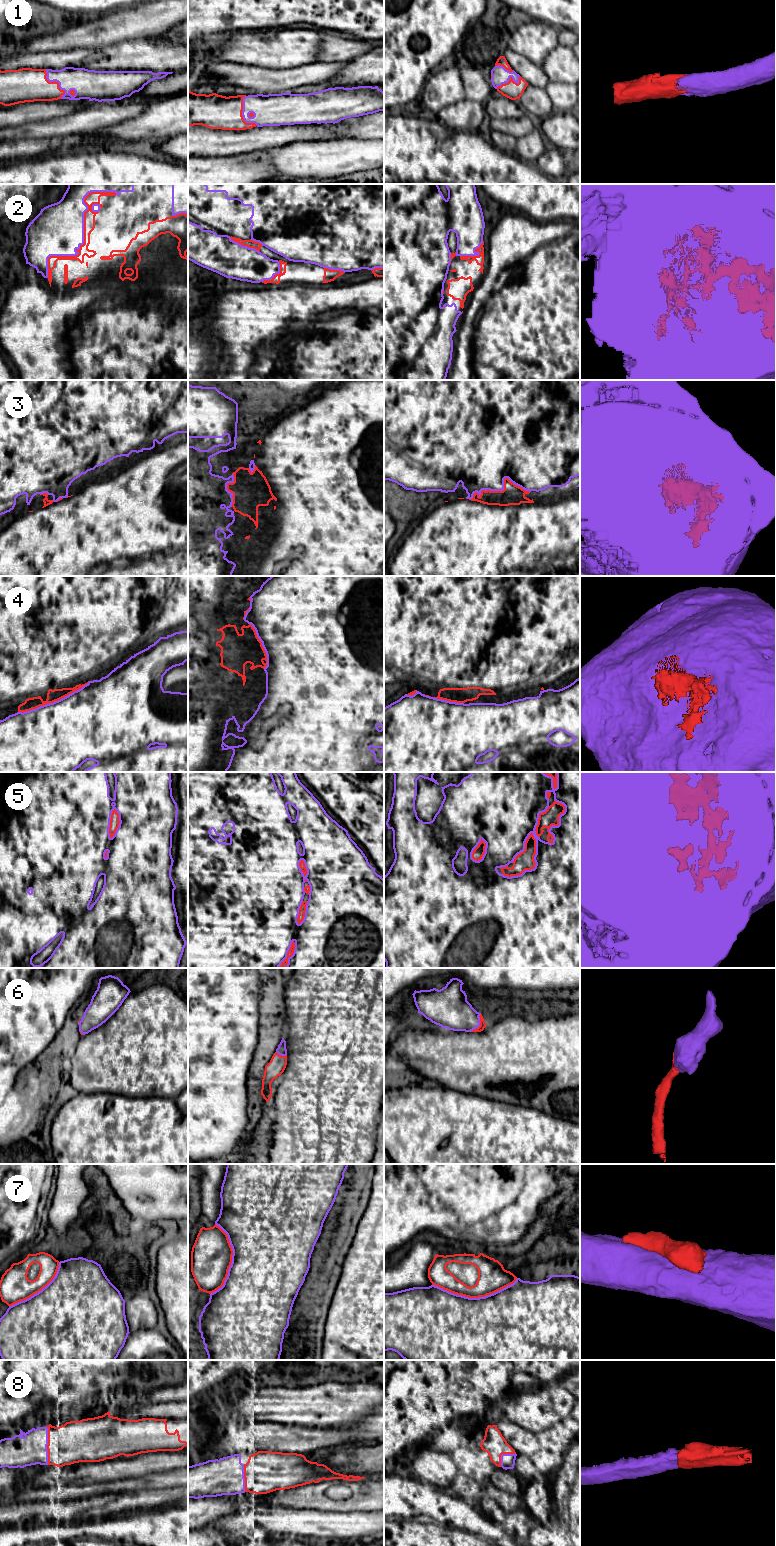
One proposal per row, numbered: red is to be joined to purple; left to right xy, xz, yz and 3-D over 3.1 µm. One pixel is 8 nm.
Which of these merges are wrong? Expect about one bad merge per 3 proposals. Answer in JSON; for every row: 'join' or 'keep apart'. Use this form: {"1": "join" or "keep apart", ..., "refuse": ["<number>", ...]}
{"1": "join", "2": "join", "3": "join", "4": "keep apart", "5": "join", "6": "join", "7": "keep apart", "8": "join", "refuse": ["4", "7"]}

